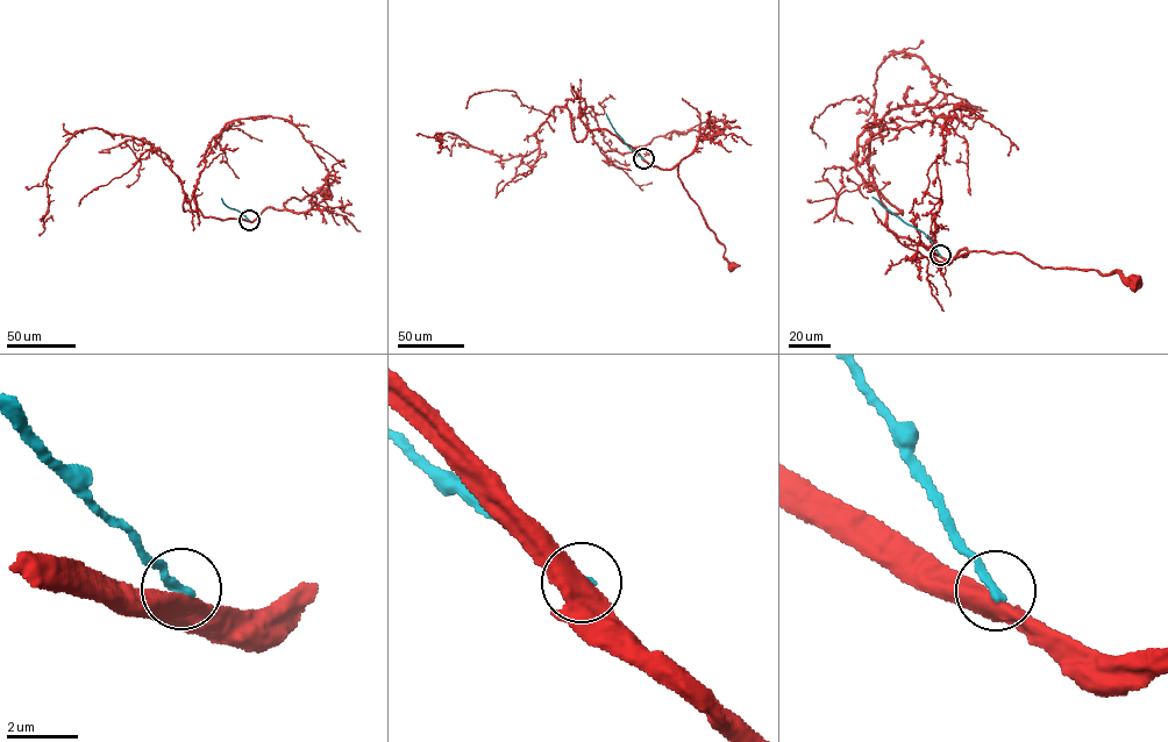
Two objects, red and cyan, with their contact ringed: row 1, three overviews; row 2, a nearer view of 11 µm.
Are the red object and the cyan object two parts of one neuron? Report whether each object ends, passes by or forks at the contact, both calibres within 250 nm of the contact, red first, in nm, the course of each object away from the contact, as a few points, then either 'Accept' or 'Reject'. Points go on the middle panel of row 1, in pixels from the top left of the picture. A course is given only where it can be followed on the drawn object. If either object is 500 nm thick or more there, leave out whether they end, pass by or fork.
Thickness 500 nm (red) against 280 nm. Course of red: (643, 158), (661, 169), (678, 164), (683, 186), (725, 247), (724, 257), (733, 265). Course of cyan: (643, 158), (614, 130), (606, 114). Reject

